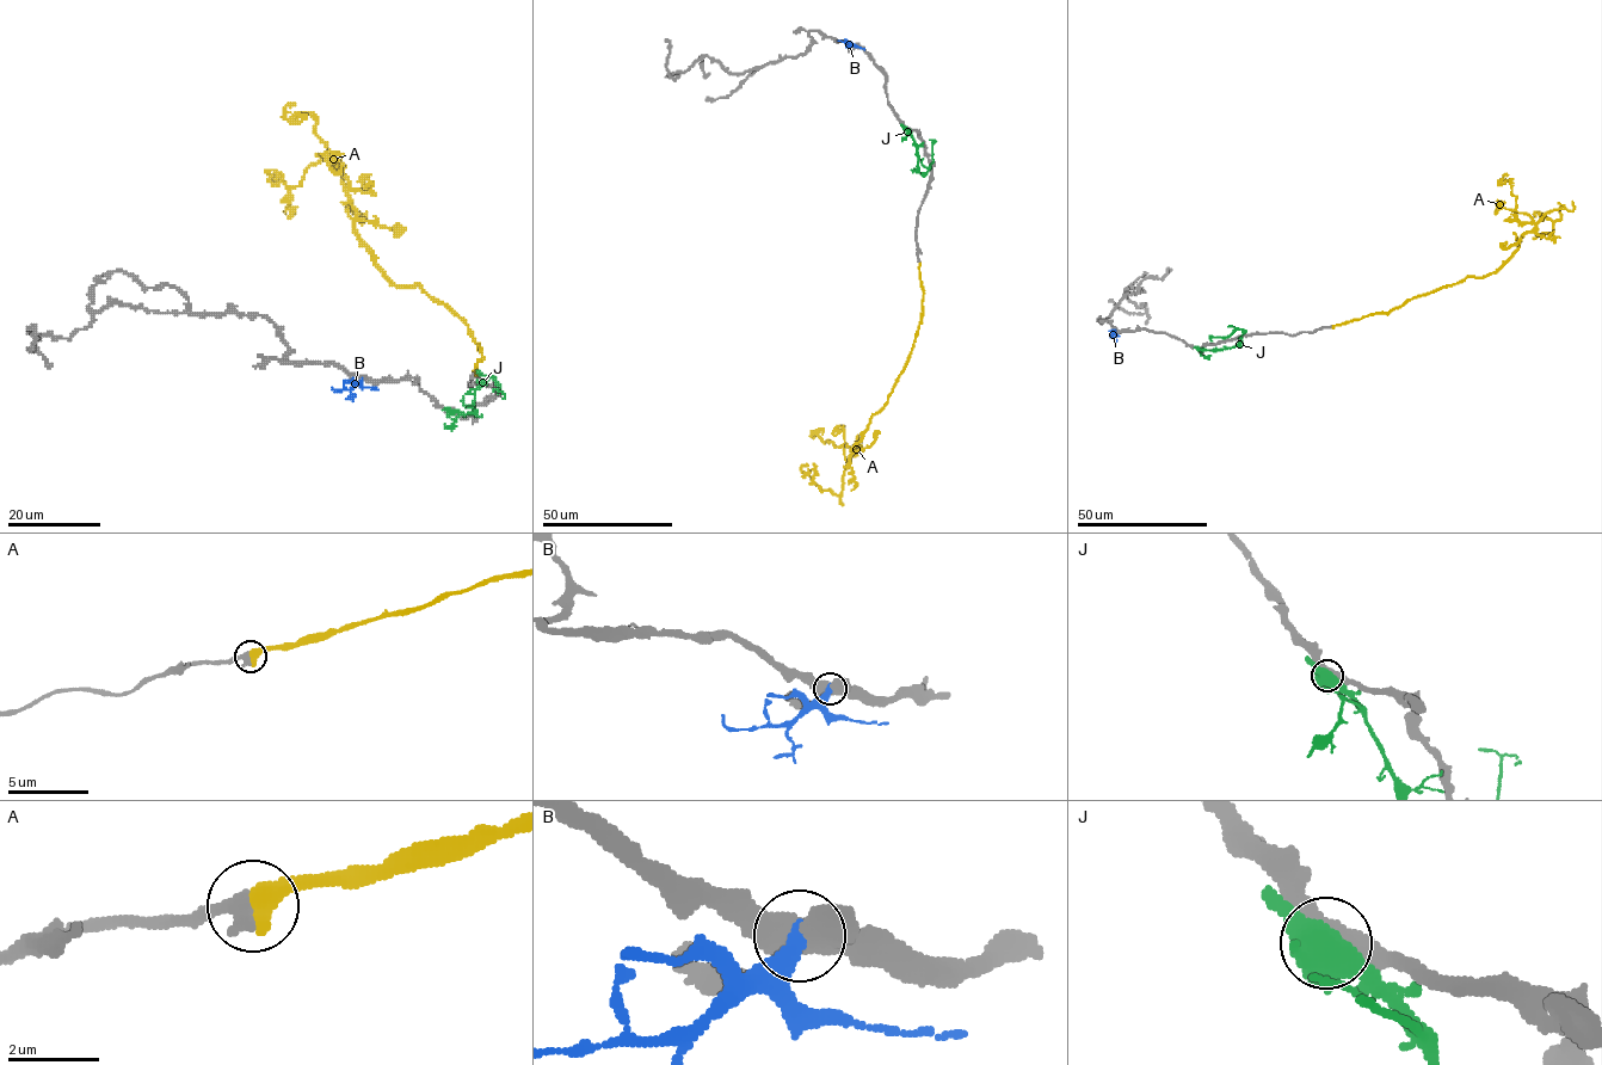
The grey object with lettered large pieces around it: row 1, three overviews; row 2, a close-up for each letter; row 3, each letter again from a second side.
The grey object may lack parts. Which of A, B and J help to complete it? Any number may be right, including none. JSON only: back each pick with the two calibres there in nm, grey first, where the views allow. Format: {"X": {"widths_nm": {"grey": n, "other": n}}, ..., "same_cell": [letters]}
{"A": {"widths_nm": {"grey": 400, "other": 500}}, "same_cell": ["A"]}

